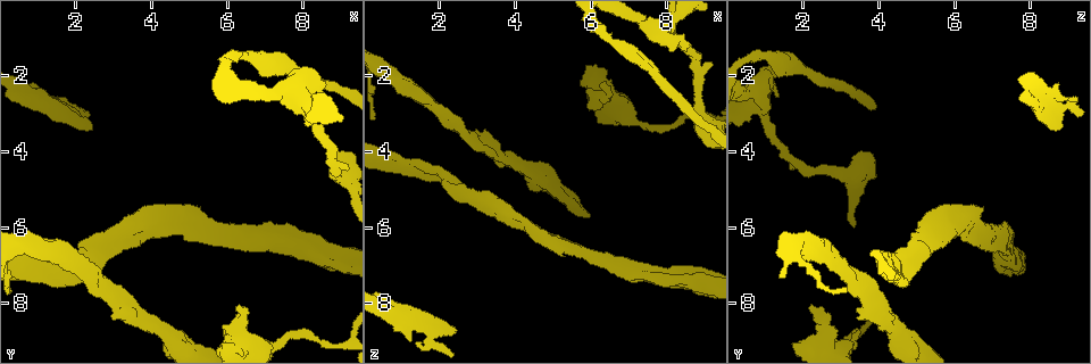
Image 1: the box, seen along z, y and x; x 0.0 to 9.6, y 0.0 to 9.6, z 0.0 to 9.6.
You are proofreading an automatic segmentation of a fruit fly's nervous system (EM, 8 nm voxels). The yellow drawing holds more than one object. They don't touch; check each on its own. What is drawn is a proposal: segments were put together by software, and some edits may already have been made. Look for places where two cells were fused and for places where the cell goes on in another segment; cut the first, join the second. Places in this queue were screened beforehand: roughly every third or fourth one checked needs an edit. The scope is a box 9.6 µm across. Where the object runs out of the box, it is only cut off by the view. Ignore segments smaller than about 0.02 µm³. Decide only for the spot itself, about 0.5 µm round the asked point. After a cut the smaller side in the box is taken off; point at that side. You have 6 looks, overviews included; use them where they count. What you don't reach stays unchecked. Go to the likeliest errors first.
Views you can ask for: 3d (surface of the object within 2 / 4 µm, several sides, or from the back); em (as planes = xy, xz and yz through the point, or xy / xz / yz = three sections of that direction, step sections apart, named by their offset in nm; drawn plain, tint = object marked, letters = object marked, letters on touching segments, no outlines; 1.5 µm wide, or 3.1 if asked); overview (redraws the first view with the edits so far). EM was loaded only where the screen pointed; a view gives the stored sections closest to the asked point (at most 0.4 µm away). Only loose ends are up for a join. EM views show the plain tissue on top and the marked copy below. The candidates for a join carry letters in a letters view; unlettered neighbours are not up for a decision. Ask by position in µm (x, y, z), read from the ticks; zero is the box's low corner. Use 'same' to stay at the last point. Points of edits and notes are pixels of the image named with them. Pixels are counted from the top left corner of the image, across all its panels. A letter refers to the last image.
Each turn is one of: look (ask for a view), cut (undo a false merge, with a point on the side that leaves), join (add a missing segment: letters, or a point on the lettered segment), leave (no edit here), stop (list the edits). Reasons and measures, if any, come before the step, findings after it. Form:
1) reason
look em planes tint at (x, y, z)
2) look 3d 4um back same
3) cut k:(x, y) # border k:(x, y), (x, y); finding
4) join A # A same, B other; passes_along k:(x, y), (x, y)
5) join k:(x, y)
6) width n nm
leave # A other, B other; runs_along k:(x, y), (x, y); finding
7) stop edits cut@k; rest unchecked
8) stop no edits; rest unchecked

free end
look em planes letters at (6.95, 5.90, 7.45)

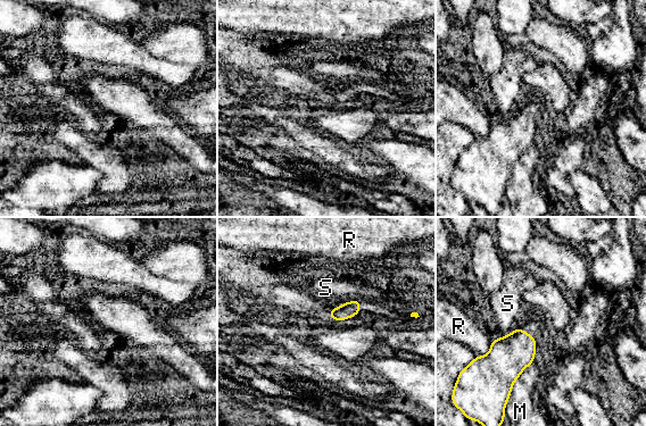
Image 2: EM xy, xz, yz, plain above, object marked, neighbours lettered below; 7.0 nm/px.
leave # M other, R other, S other; border 2:(516, 327), (504, 335); none of them fits

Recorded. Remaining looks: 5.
thick end
look 3d 4um at (6.35, 8.10, 2.25)

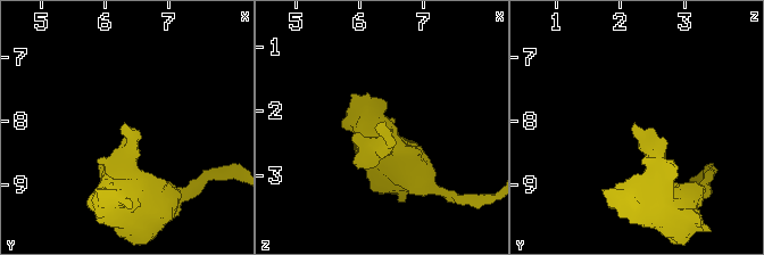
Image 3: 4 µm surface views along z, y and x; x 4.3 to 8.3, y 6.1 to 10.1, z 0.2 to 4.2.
shape alone is not enough
look em yz step 8 letters at (6.35, 8.05, 2.20)

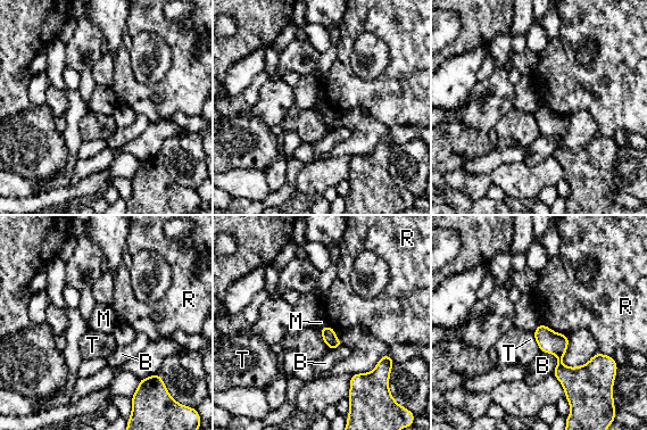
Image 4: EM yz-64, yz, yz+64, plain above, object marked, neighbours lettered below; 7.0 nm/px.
leave # B other, M other, R other, T other; runs_along 4:(537, 332), (567, 372), (598, 360); none of them fits

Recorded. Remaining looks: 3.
branch point
look em xz step 4 tint at (2.65, 7.75, 3.55)

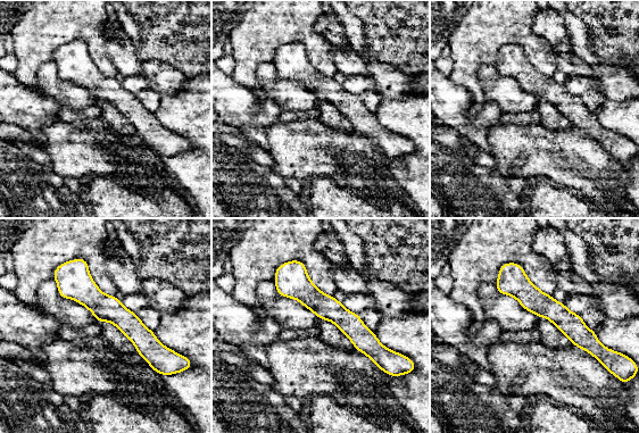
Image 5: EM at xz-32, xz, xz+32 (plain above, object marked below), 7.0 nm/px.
cut it another way
look em planes letters same

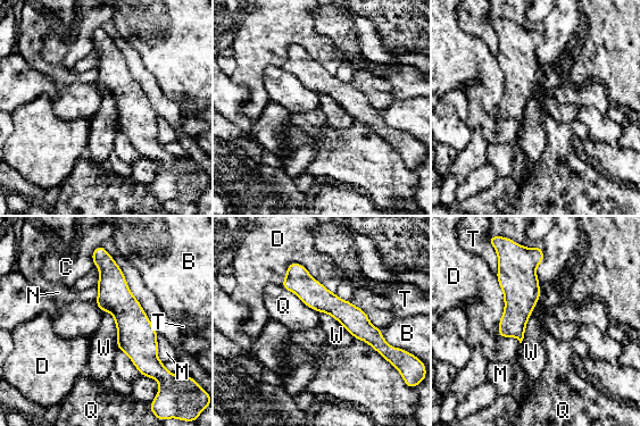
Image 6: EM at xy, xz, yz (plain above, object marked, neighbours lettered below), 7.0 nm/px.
width 140 nm
leave # B other, C other, D other, M other, N other, Q other, T other, W other; border 6:(542, 292), (520, 343); all the same cell

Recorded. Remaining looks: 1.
stop no edits; rest unchecked

